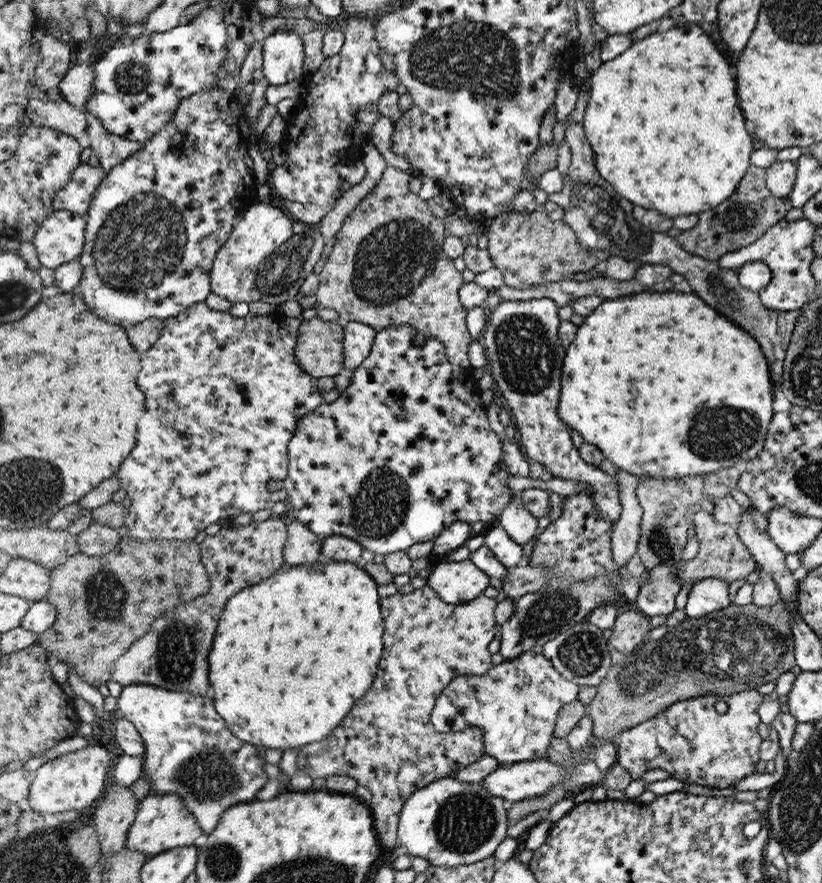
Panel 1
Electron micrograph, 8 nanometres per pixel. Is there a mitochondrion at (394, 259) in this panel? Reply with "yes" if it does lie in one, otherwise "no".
yes

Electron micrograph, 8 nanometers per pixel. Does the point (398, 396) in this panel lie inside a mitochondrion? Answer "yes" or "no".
no

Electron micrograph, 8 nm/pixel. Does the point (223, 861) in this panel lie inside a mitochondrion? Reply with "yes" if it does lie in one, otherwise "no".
yes

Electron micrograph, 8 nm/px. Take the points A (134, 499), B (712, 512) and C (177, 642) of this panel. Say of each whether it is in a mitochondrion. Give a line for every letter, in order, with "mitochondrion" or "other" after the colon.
A: other
B: other
C: mitochondrion

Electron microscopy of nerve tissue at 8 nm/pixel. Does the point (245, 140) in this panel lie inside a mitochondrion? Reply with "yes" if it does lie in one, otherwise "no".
no

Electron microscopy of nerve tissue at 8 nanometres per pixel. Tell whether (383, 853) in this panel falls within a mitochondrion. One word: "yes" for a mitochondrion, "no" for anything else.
no

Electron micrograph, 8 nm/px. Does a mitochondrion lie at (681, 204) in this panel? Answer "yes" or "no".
no

